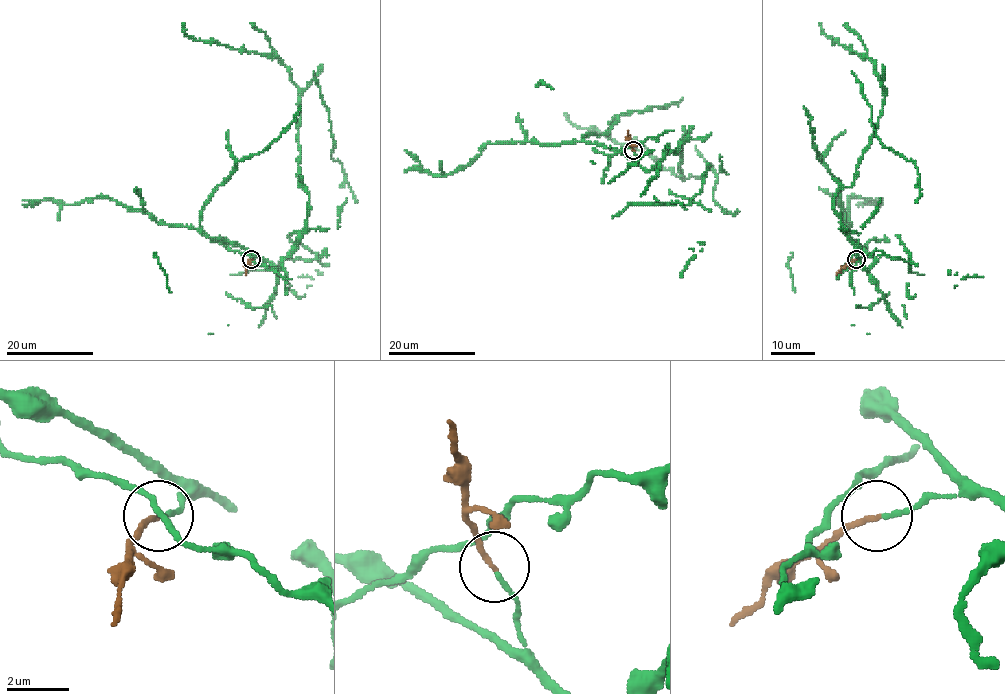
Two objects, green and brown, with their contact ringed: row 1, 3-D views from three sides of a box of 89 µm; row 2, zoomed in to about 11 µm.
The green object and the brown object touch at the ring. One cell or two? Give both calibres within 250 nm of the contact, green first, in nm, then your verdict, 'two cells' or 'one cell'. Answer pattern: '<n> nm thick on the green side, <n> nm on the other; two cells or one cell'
90 nm thick on the green side, 160 nm on the other; two cells

